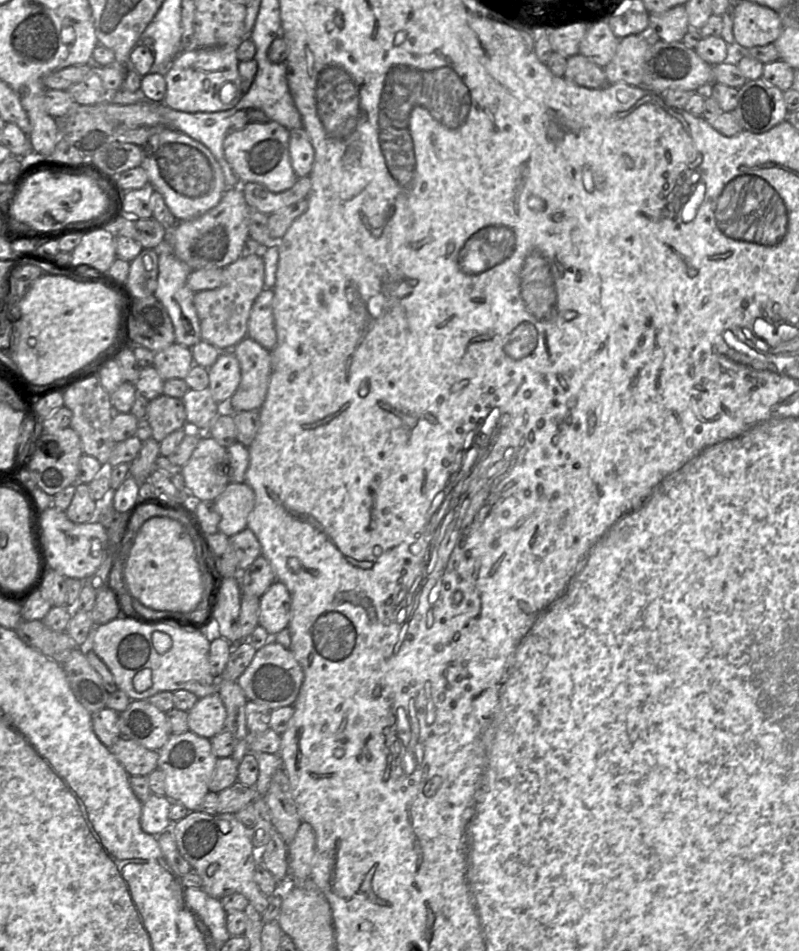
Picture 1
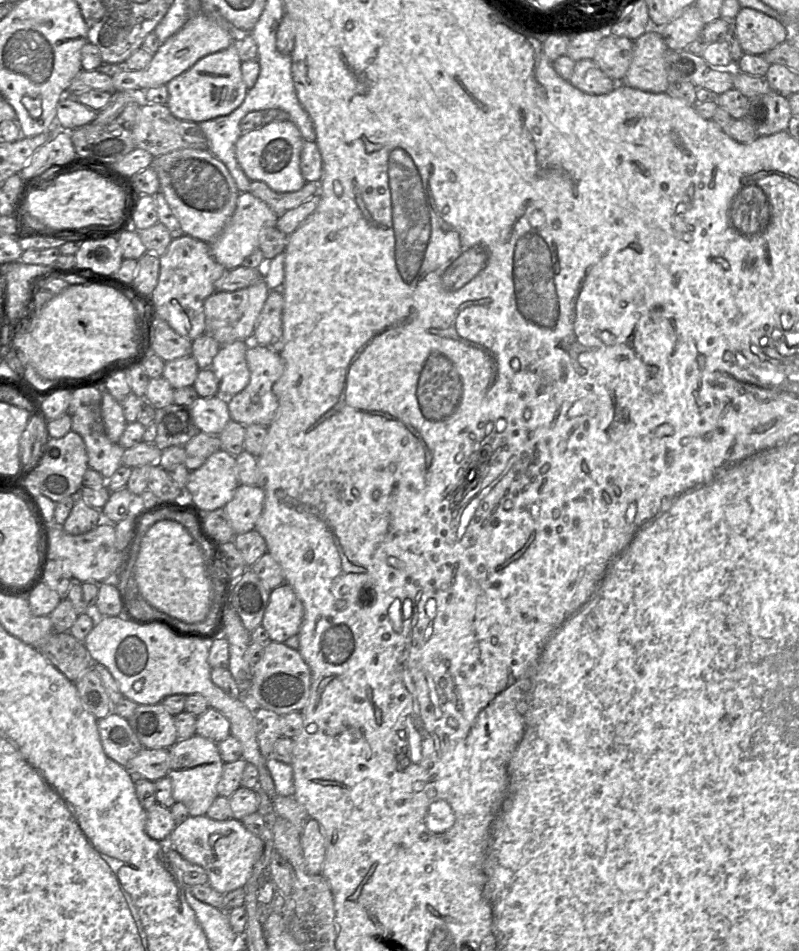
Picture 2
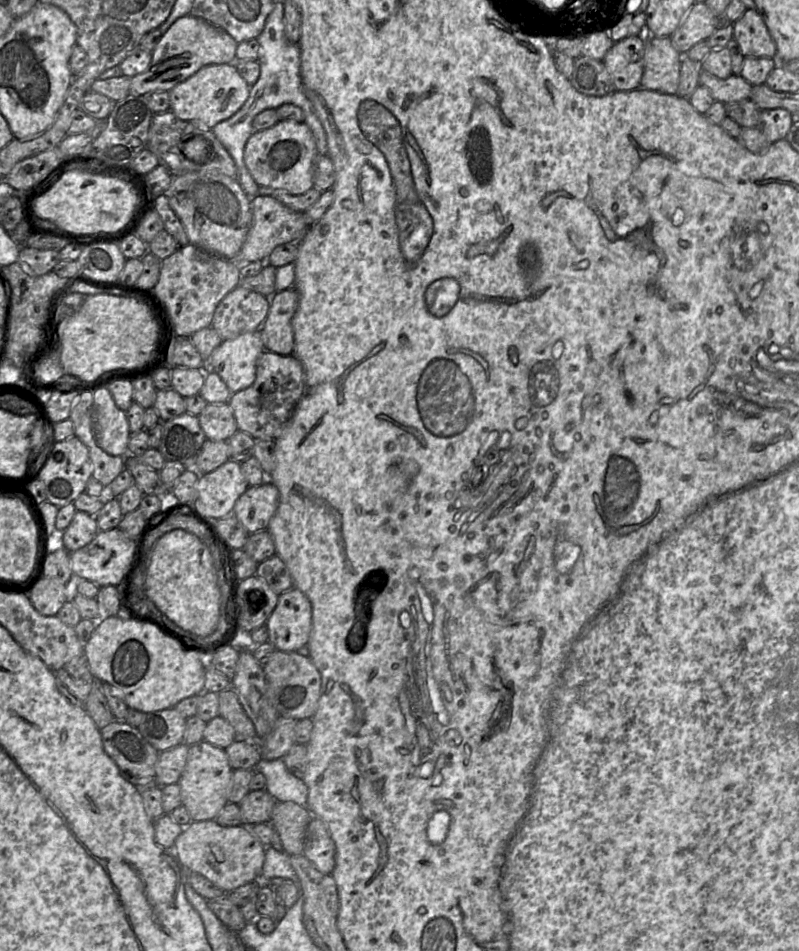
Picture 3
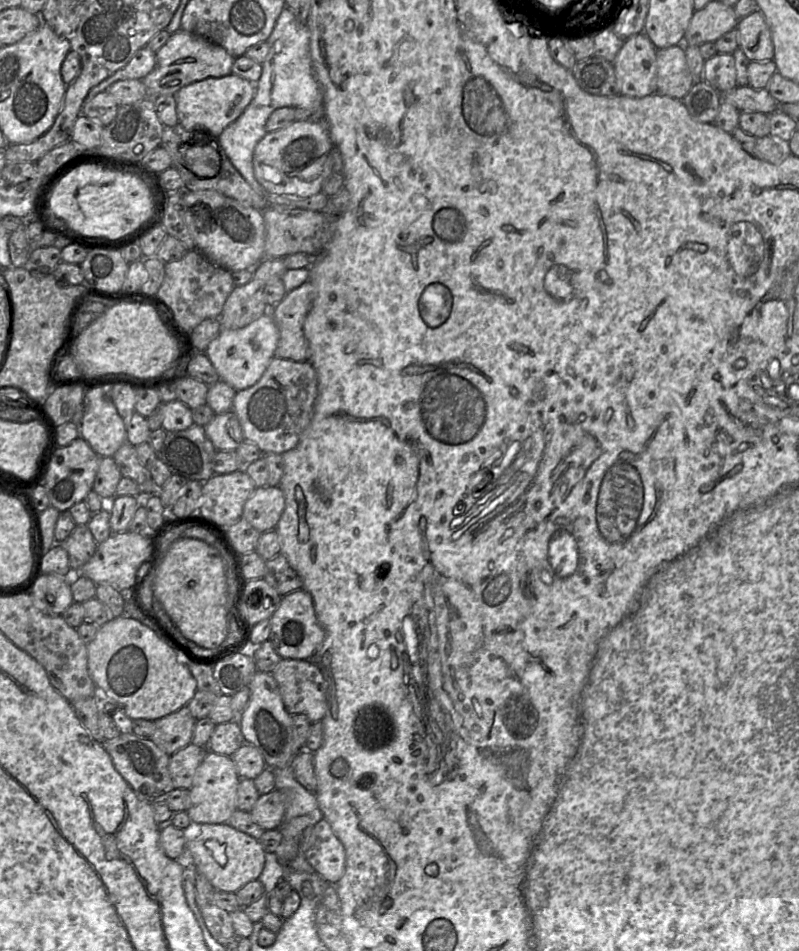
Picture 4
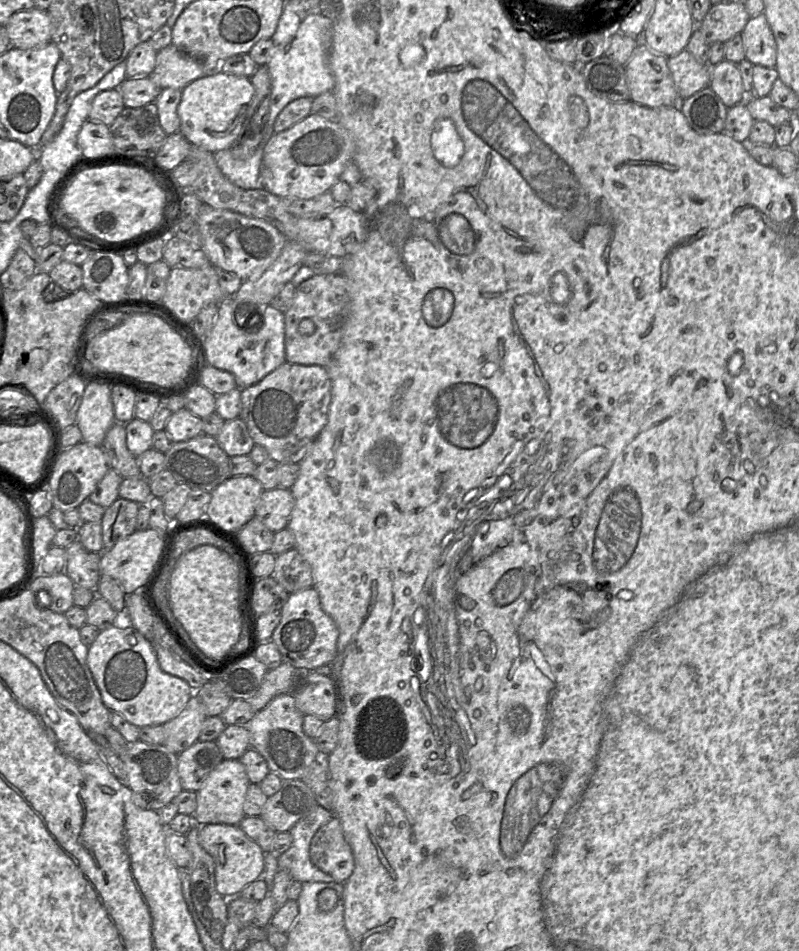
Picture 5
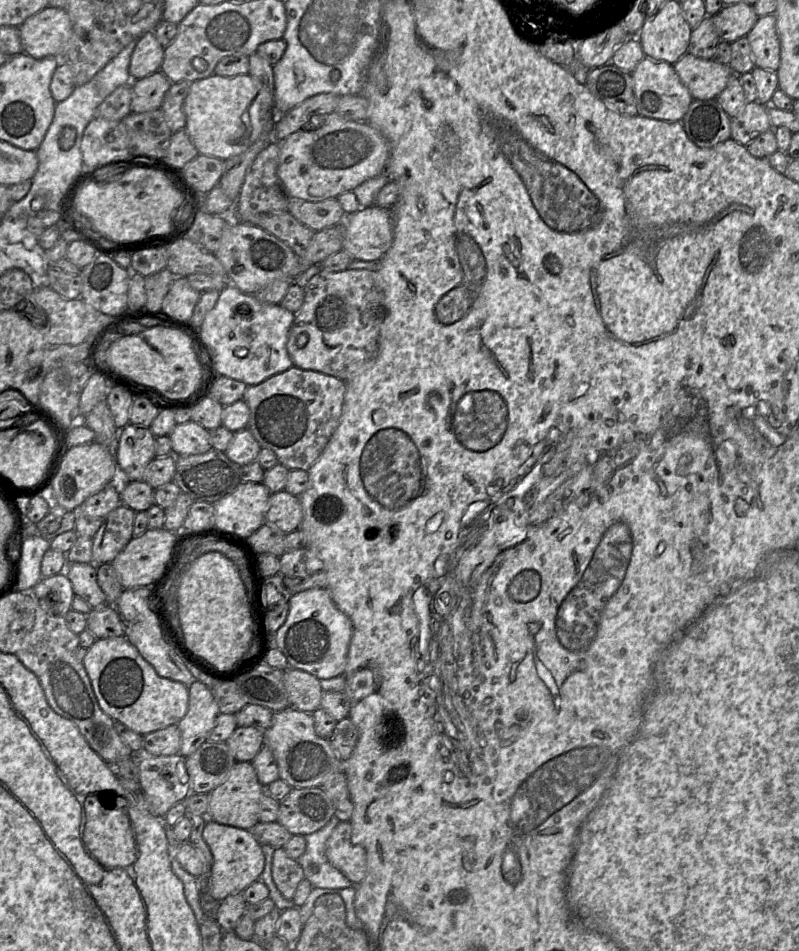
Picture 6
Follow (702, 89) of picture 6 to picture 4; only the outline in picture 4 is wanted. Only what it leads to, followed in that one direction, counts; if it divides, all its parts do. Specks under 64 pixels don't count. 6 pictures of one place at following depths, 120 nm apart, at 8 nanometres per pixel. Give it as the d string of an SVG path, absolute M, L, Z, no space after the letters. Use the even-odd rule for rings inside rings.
M684 44L657 50L657 92L683 100L694 84Z

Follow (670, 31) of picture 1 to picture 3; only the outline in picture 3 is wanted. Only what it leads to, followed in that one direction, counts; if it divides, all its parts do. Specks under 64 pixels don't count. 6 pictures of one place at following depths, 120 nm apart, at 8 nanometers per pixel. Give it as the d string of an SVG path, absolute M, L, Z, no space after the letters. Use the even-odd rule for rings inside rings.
M695 2L670 40L677 51L685 55L697 43L708 40L721 24L722 18L717 17L706 3Z

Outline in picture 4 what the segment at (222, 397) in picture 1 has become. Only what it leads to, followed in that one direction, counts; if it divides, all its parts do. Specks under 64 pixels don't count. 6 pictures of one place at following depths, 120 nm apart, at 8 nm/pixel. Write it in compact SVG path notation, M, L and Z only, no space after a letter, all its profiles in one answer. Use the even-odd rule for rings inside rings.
M270 312L239 329L222 329L208 345L205 354L210 359L221 380L236 391L253 386L264 374L275 357L279 331Z

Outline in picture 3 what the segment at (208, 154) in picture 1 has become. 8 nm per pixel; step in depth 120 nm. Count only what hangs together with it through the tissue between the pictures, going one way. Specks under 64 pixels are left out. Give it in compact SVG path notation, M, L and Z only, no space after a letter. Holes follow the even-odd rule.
M188 172L172 176L172 183L164 194L171 209L182 222L189 242L213 255L232 260L239 253L252 224L251 198L244 192L237 179L224 174Z

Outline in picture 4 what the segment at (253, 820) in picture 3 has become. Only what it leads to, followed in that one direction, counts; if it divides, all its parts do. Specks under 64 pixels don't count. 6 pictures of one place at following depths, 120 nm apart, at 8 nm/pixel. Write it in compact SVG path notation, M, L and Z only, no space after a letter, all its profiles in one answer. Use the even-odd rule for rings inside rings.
M274 789L260 795L249 812L254 821L264 830L272 830L282 825L285 811L284 795L280 790Z

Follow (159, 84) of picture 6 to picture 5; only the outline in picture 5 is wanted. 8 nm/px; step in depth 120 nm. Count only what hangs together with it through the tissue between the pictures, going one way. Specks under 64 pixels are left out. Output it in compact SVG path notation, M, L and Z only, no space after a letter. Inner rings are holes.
M149 76L127 78L118 87L126 108L139 108L155 103L162 89Z

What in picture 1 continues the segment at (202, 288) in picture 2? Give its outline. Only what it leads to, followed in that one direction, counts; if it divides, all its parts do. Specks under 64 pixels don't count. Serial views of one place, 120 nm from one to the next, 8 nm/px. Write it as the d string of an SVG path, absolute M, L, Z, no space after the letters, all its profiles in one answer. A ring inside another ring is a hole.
M166 240L158 250L159 273L154 296L165 306L174 326L175 342L191 348L201 339L199 319L194 307L194 292L187 285L187 277L193 271L186 263L178 259Z

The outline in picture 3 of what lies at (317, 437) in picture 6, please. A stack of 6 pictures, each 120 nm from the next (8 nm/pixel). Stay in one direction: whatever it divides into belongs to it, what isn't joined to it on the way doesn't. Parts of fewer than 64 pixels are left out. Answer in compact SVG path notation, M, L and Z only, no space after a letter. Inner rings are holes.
M264 350L261 353L261 355L259 356L257 363L256 363L256 379L255 379L255 381L253 382L253 384L250 387L240 390L238 392L232 393L232 395L228 401L228 404L232 409L238 430L246 432L247 434L252 436L254 439L273 439L273 440L275 440L282 435L282 433L285 431L286 427L289 425L291 418L293 416L295 407L296 407L297 403L299 402L299 400L301 399L304 391L305 391L305 373L304 373L304 369L303 369L301 362L293 355L284 356L284 355L280 355L280 354L277 354L277 353L268 351L268 350Z

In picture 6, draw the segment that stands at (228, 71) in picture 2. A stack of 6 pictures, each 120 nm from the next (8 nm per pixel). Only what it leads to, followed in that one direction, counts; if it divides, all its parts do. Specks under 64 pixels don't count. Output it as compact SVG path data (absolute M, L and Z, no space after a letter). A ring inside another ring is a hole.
M213 74L190 84L183 109L185 130L198 153L227 160L246 151L261 137L267 122L273 121L274 93L249 74L232 77Z

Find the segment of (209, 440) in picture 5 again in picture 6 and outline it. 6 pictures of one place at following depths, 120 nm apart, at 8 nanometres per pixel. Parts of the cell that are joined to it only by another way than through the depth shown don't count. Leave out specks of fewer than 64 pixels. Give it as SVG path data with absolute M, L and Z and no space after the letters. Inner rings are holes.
M214 448L202 454L175 455L175 461L173 481L182 492L189 494L194 501L215 504L218 500L233 492L242 482L240 465L228 458L224 452Z

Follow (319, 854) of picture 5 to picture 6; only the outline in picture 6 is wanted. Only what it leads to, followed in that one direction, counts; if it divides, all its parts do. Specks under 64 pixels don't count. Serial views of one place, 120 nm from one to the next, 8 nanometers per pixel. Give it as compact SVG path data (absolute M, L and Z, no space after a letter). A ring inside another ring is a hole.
M339 821L329 836L325 856L329 863L347 877L353 885L363 881L367 873L366 851L351 841L352 825Z

